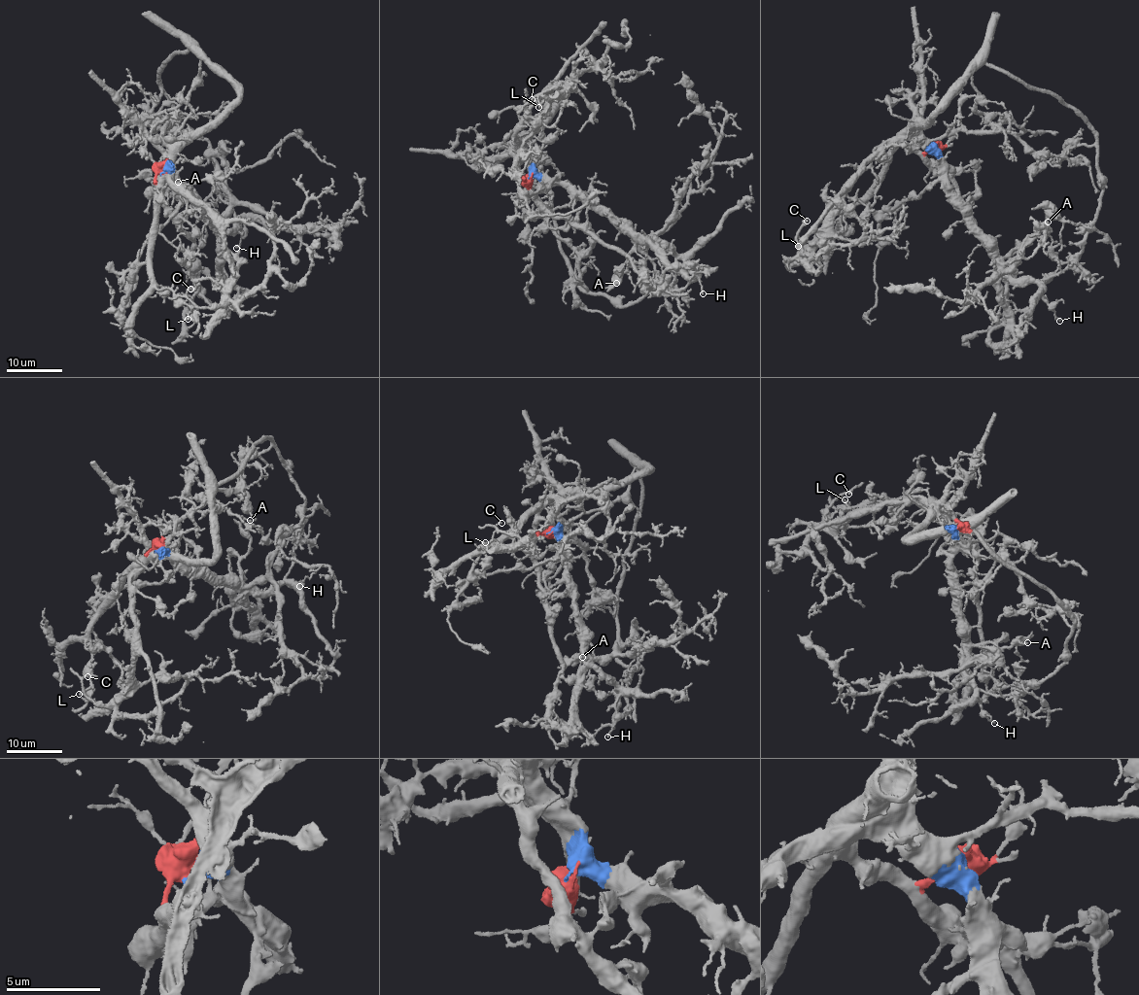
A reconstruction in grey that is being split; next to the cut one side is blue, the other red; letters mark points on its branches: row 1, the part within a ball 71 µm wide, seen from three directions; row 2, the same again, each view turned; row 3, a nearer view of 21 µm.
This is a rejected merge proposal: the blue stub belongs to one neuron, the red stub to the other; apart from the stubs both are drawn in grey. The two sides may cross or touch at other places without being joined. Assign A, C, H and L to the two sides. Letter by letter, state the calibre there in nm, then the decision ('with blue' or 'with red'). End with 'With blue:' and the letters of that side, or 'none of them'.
A: 150 nm thick; with blue
C: 160 nm thick; with blue
H: 190 nm thick; with blue
L: 110 nm thick; with blue
With blue: A, C, H, L

